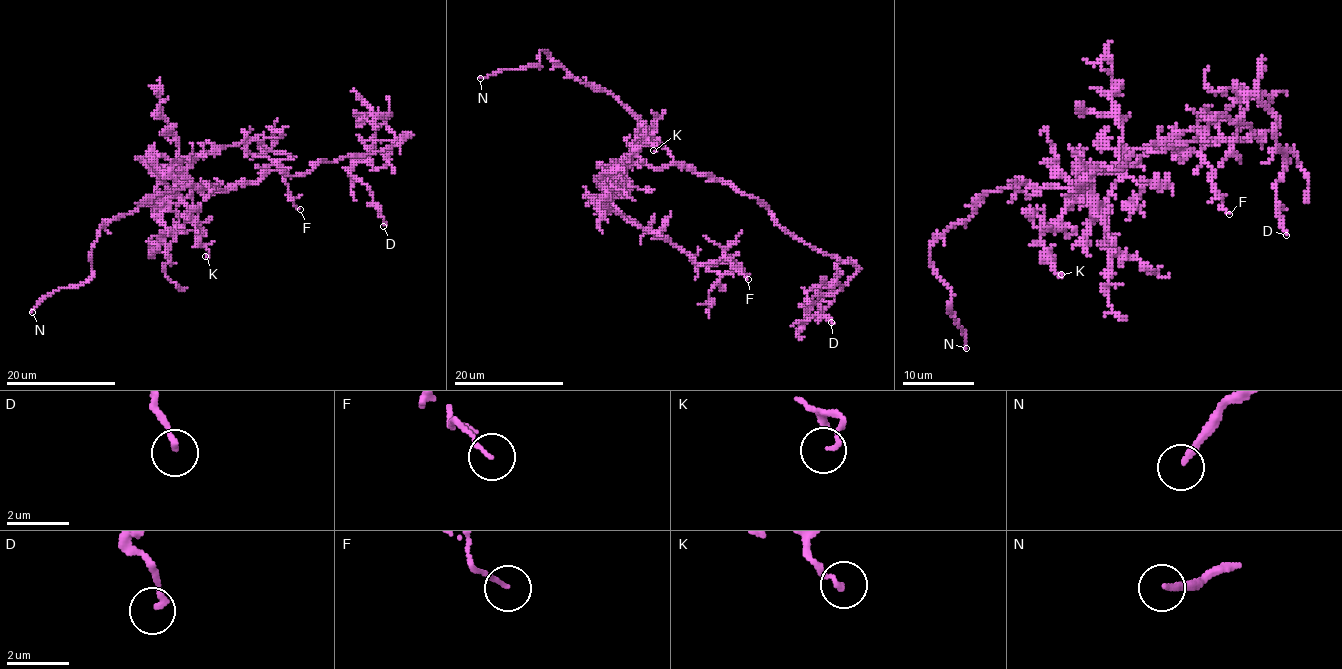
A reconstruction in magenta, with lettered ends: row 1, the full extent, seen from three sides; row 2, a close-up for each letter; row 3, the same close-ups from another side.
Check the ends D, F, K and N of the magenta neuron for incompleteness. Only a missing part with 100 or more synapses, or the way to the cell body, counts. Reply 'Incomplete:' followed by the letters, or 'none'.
Incomplete: N

